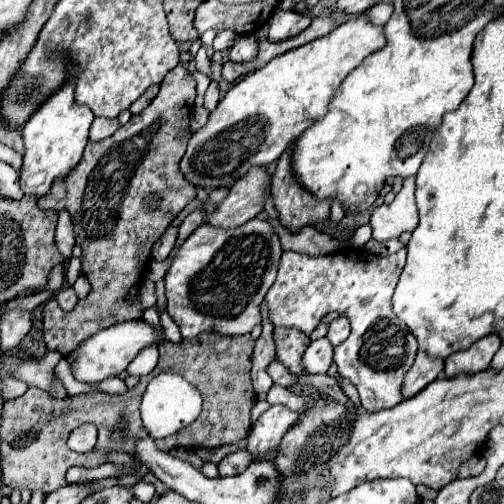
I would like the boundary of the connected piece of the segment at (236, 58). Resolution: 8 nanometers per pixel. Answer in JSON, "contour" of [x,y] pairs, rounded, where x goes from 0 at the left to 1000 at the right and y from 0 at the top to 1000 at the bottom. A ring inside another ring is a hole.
{"contour":[[[500,67],[476,71],[468,79],[468,87],[456,95],[456,119],[460,123],[492,123],[492,119],[508,115],[508,107],[512,107],[512,87],[508,87]]]}

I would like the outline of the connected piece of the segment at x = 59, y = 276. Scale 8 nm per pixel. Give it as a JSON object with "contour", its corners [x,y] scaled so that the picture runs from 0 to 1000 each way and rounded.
{"contour":[[[115,524],[103,532],[99,540],[99,552],[95,552],[95,567],[87,575],[103,575],[103,579],[115,579],[119,567],[127,560],[127,524]]]}

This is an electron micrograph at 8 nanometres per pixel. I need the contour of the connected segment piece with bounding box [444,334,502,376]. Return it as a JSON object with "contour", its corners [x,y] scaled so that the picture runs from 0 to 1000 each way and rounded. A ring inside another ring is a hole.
{"contour":[[[968,663],[960,671],[952,671],[944,683],[937,683],[929,694],[921,698],[901,698],[897,706],[889,706],[885,714],[885,730],[881,742],[885,746],[909,746],[909,742],[940,742],[944,734],[964,734],[972,730],[972,718],[984,702],[984,694],[992,690],[996,671],[992,663]]]}

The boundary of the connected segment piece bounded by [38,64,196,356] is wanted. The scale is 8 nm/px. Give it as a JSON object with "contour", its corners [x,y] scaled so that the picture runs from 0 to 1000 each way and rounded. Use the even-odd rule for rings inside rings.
{"contour":[[[353,127],[333,143],[325,155],[325,167],[317,167],[313,190],[282,218],[274,230],[262,230],[258,242],[226,262],[226,270],[202,278],[202,282],[175,282],[163,317],[135,341],[127,357],[111,357],[99,373],[99,381],[83,393],[75,393],[75,409],[83,417],[135,417],[147,440],[151,456],[151,480],[163,488],[163,548],[175,552],[183,575],[179,583],[151,603],[147,619],[127,619],[117,611],[109,591],[101,591],[87,603],[87,679],[95,694],[119,690],[123,702],[139,702],[147,690],[155,690],[179,663],[198,659],[222,643],[234,643],[238,635],[266,635],[282,631],[282,595],[278,595],[278,567],[290,540],[290,524],[298,520],[298,496],[310,484],[310,476],[325,464],[325,456],[337,448],[337,440],[361,421],[369,405],[377,405],[389,393],[389,373],[357,349],[353,321],[365,310],[369,278],[377,270],[353,274],[353,266],[365,266],[377,210],[385,210],[389,198],[389,159],[381,155],[377,139],[365,127]],[[294,389],[313,389],[313,413],[290,413],[286,397]]]}

